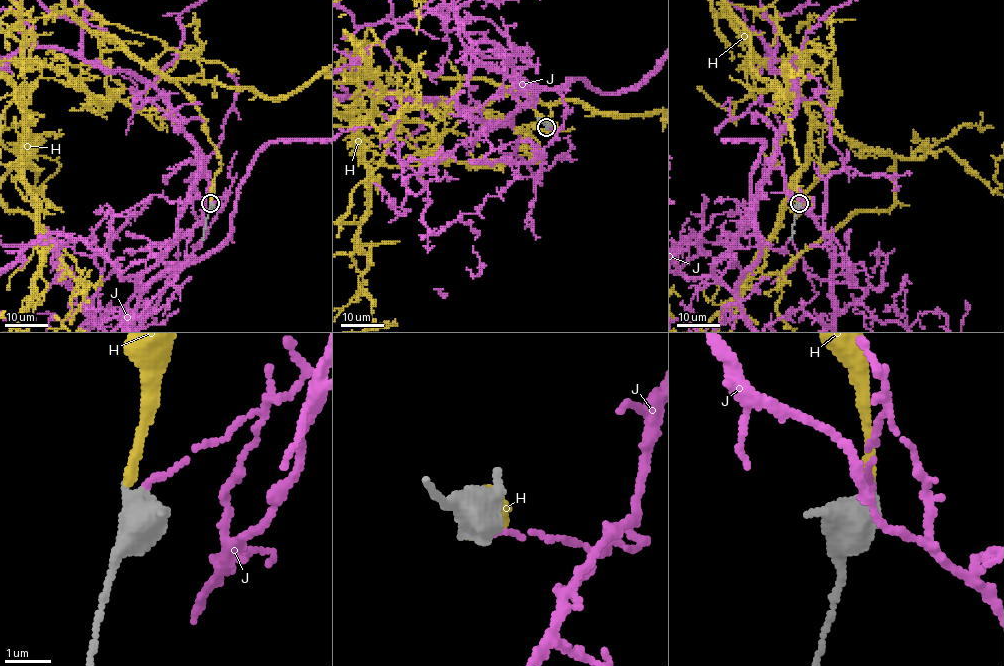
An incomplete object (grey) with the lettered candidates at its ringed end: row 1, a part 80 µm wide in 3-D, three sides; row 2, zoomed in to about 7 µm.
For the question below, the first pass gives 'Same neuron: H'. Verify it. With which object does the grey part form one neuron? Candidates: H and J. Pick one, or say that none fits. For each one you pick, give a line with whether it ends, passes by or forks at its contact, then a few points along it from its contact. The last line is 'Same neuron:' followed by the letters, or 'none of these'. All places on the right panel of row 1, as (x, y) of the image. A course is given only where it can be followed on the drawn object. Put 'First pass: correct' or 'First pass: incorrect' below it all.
H: it ends
Same neuron: H
First pass: correct

